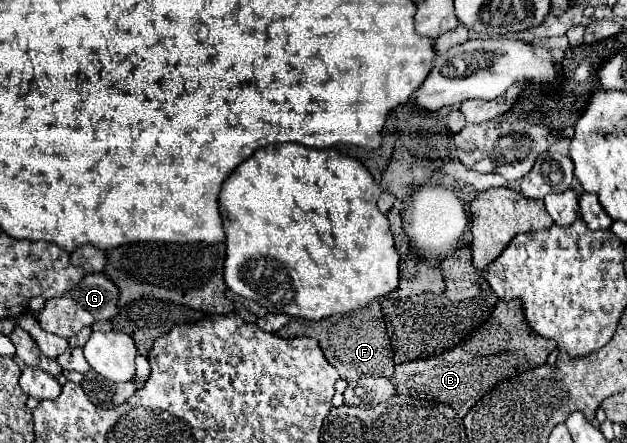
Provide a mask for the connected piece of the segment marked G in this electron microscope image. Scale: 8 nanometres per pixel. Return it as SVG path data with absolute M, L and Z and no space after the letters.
M90 273L72 291L64 293L58 299L48 299L40 315L36 315L36 319L40 321L44 331L68 339L76 335L82 327L88 327L96 321L112 319L118 313L118 295L120 295L118 287L104 273Z

